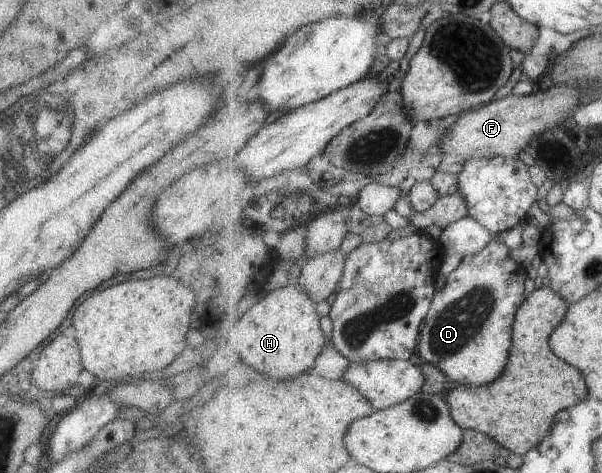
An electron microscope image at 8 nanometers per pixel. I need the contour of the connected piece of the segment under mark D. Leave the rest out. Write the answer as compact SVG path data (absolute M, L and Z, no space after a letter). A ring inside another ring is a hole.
M495 236L486 248L463 257L460 266L451 272L445 285L436 291L429 315L421 328L419 354L428 363L445 372L453 385L482 387L498 380L506 368L513 343L513 324L526 300L526 268L511 257L511 249Z

